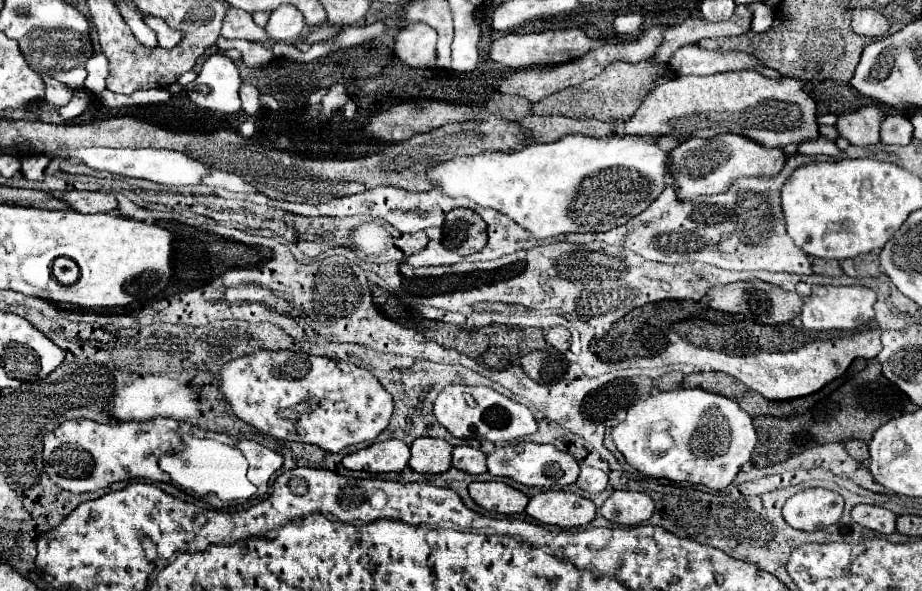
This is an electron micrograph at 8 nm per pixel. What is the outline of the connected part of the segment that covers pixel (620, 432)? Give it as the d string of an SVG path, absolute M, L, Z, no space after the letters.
M704 389L656 391L640 399L612 431L612 439L624 459L642 475L702 483L714 491L722 491L734 481L758 441L752 417L734 399Z

